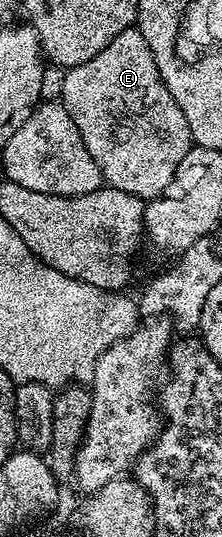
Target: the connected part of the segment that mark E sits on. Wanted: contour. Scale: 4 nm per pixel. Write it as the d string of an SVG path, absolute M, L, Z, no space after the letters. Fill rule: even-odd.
M134 26L117 33L93 61L67 71L61 102L73 117L89 157L97 161L104 184L141 200L155 199L165 190L181 157L193 146L189 121L173 101L153 61L149 41Z

